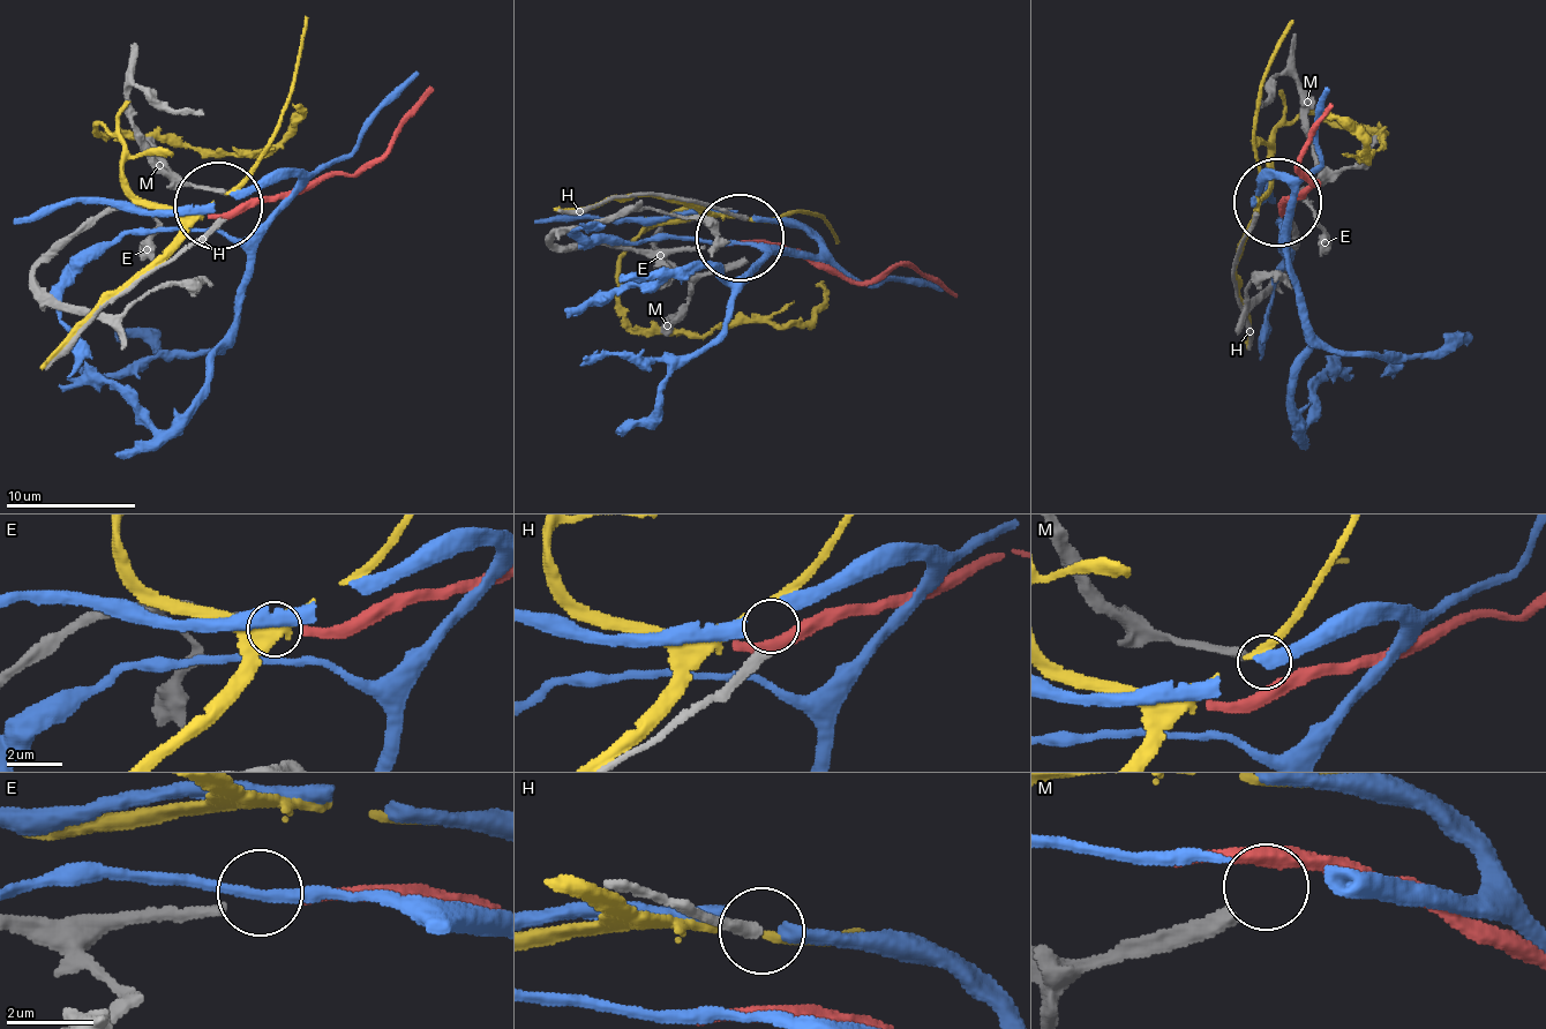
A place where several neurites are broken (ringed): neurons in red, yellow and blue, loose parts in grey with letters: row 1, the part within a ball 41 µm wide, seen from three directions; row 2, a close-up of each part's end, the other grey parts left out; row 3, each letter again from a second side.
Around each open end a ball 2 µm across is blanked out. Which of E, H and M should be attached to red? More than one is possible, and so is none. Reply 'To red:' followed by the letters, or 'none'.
To red: E

